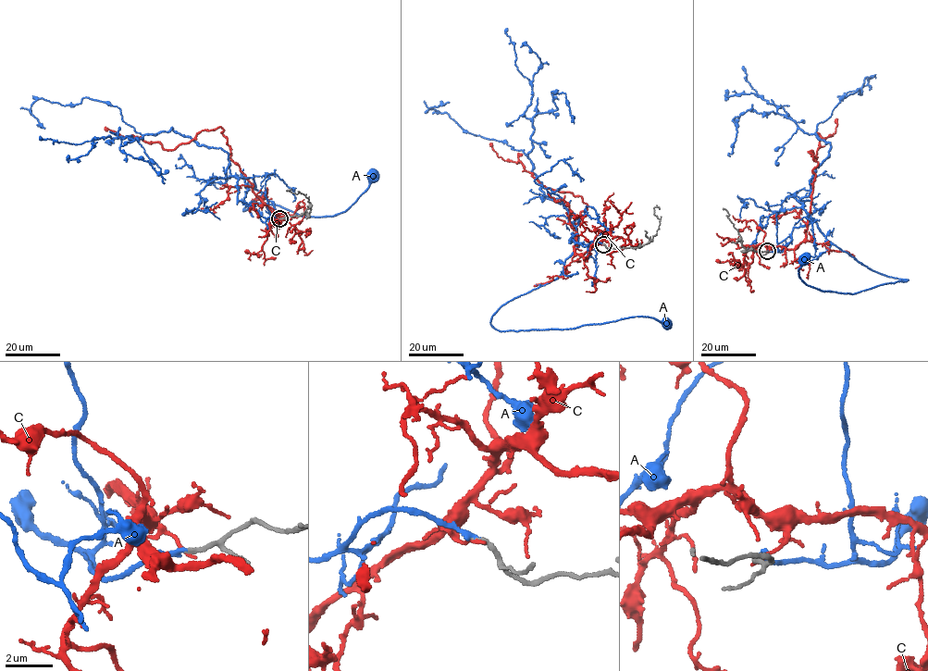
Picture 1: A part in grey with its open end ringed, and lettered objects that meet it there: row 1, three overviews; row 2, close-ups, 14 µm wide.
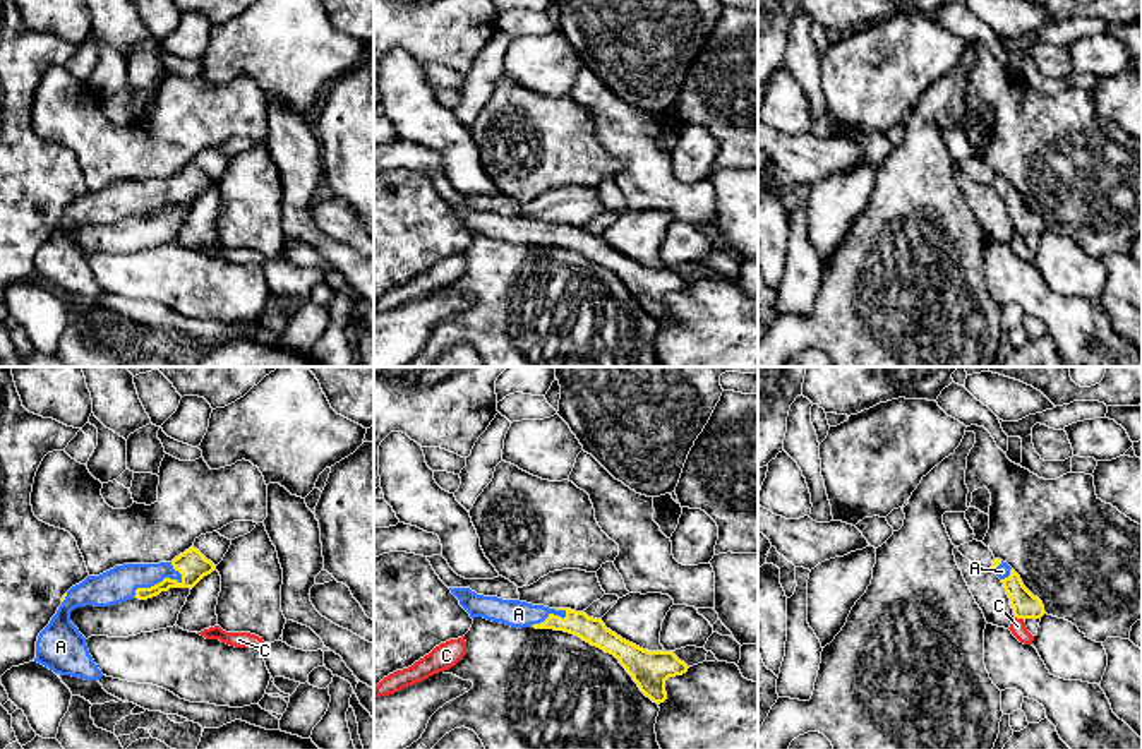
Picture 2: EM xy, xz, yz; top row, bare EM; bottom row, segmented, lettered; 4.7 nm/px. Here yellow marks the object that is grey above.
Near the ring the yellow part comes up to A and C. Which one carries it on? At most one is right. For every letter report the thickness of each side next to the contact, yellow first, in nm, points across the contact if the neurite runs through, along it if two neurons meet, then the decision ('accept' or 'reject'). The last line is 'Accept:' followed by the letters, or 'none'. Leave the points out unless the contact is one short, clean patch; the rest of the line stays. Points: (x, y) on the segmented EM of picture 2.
A: 140 nm thick on the yellow side, 160 nm on the other; accept
C: 120 nm thick on the yellow side, 70 nm on the other; border along yz (1015, 616), (1024, 619); reject
Accept: A

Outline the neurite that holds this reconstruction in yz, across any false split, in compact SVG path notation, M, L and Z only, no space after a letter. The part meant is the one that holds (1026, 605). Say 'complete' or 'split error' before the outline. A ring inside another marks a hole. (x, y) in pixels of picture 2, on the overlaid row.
split error | M995 559L991 569L1001 579L1017 619L1041 619L1046 614L1043 602L1024 586L1020 576L1007 562Z

